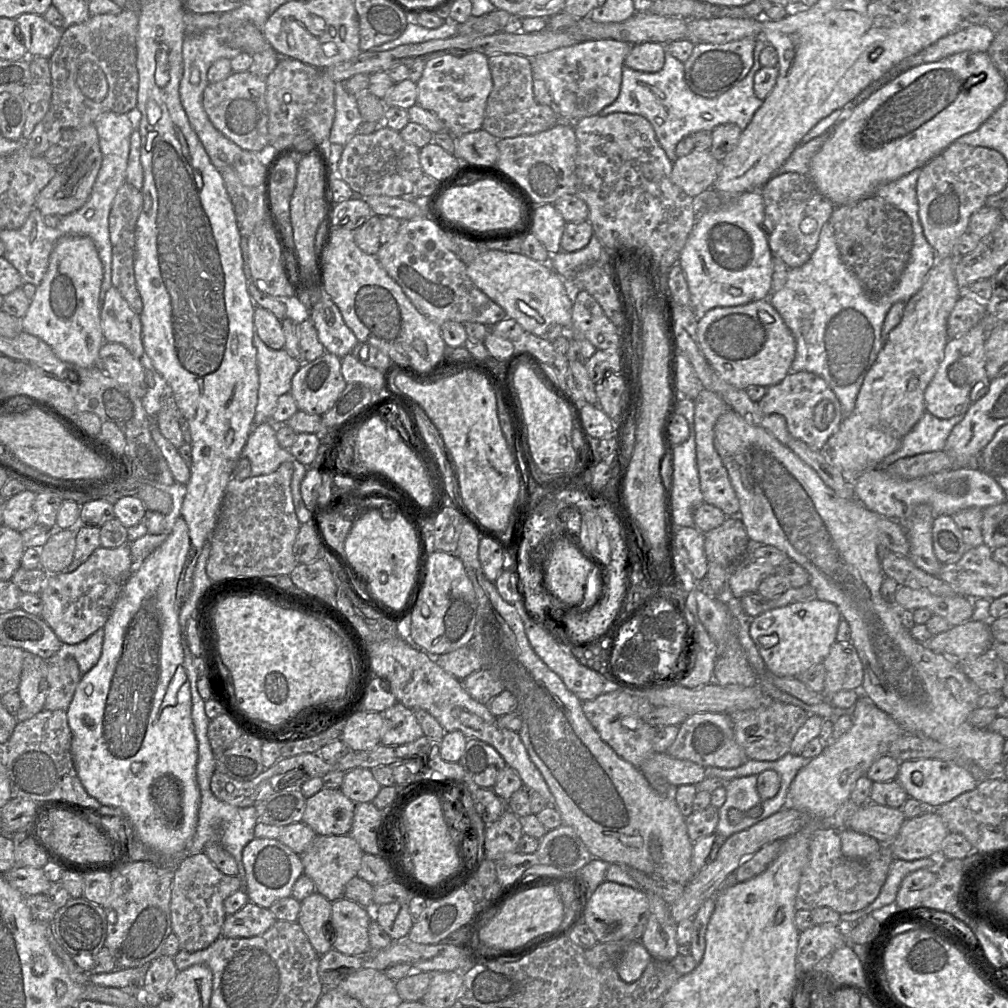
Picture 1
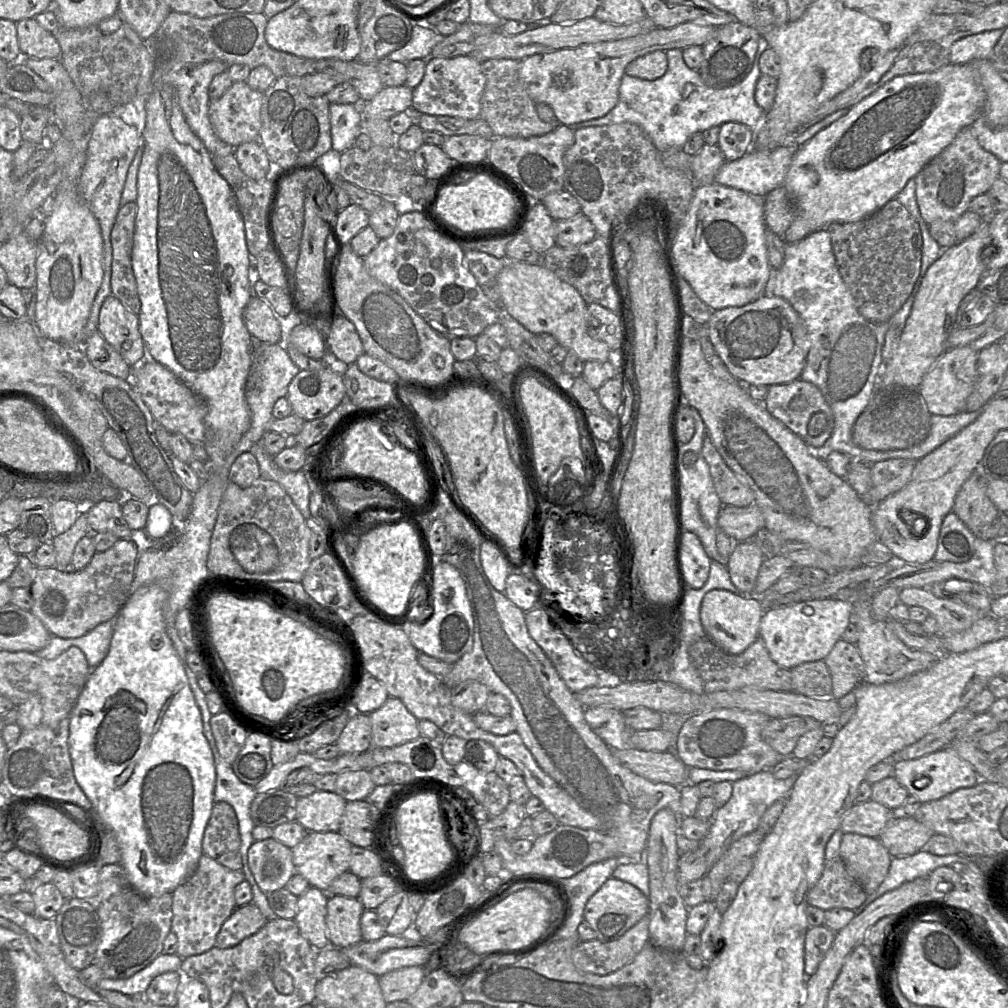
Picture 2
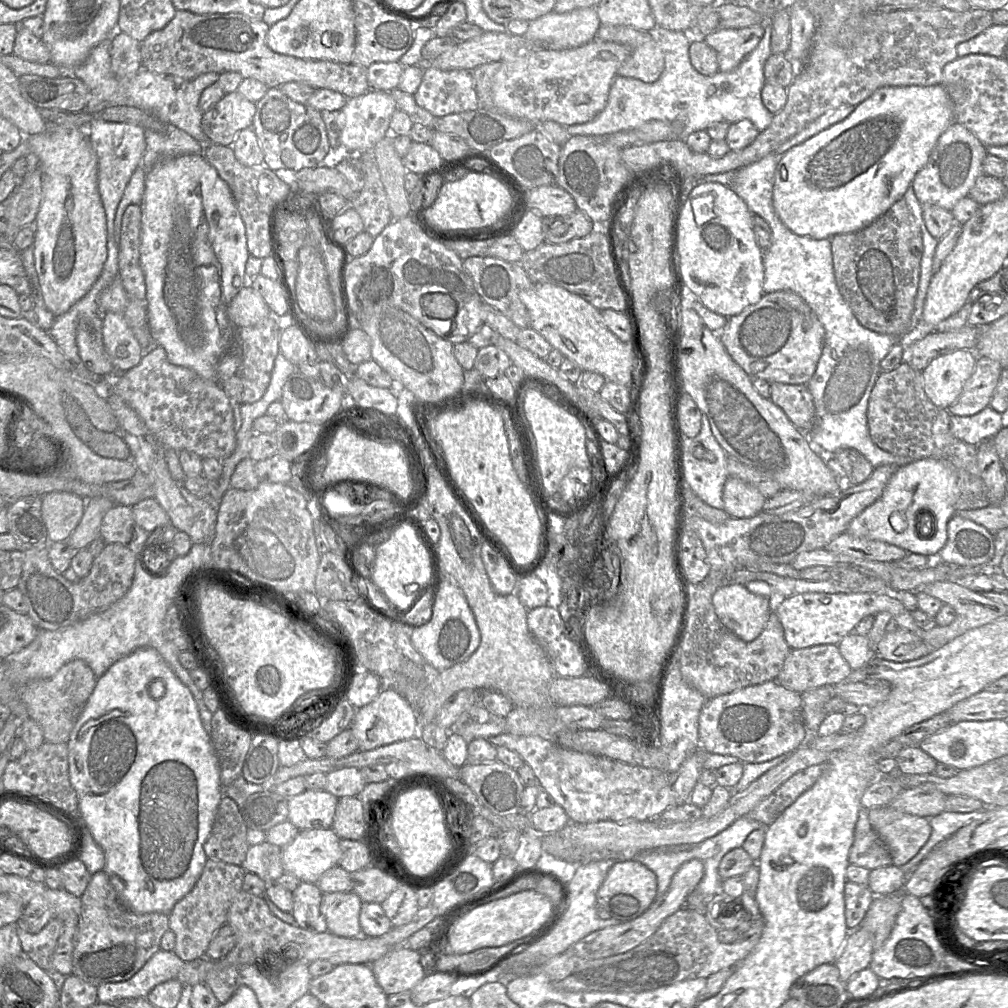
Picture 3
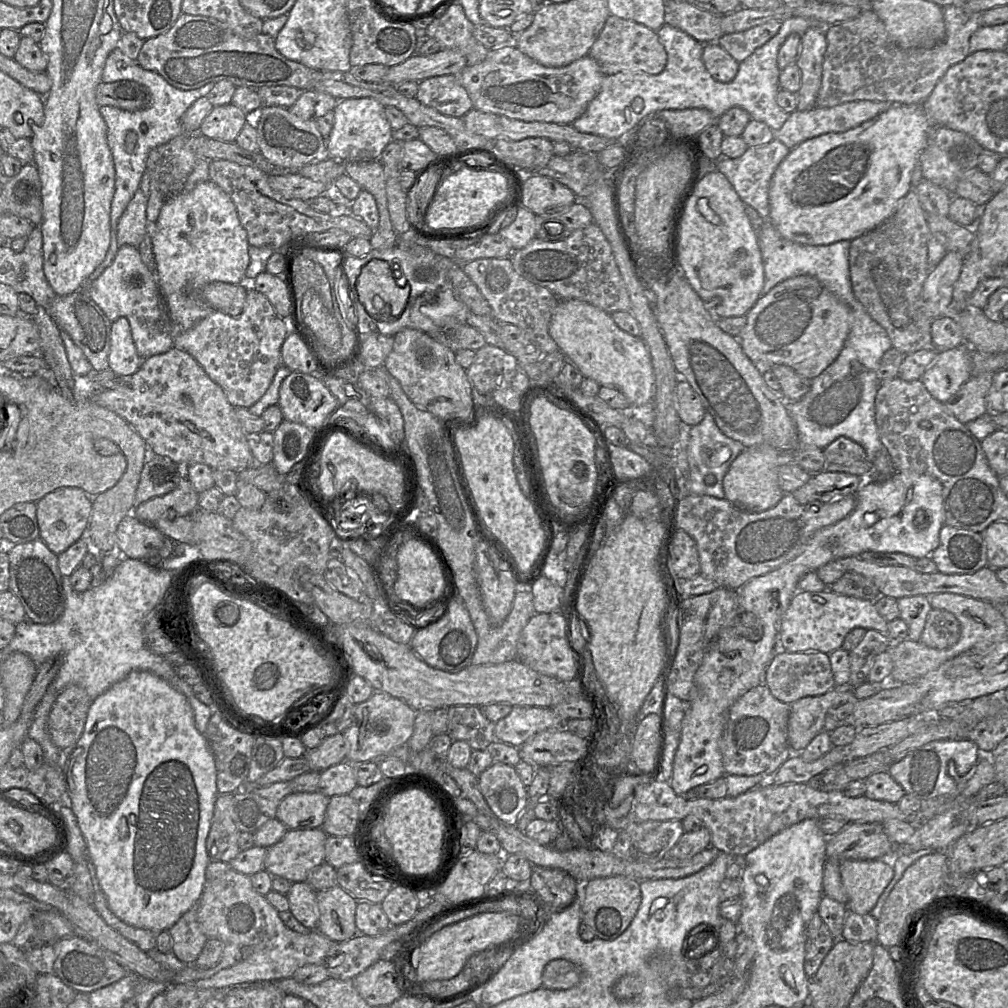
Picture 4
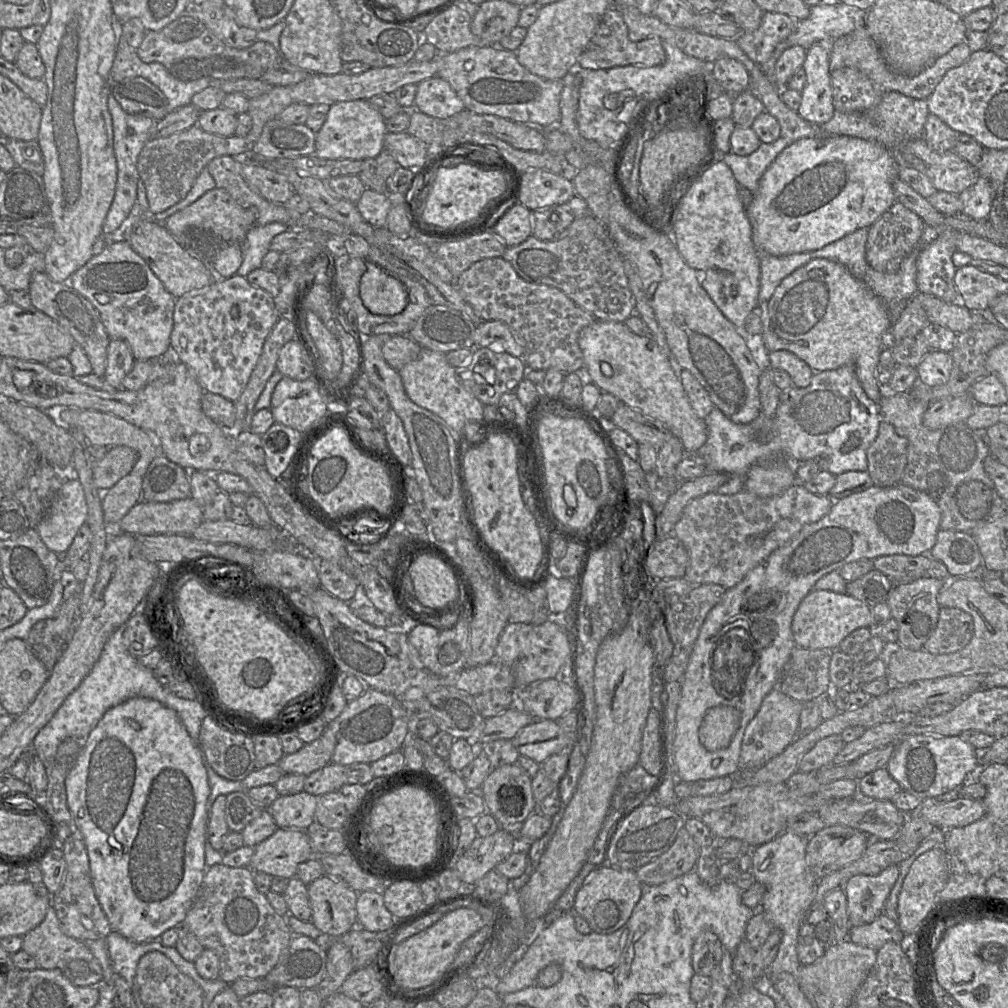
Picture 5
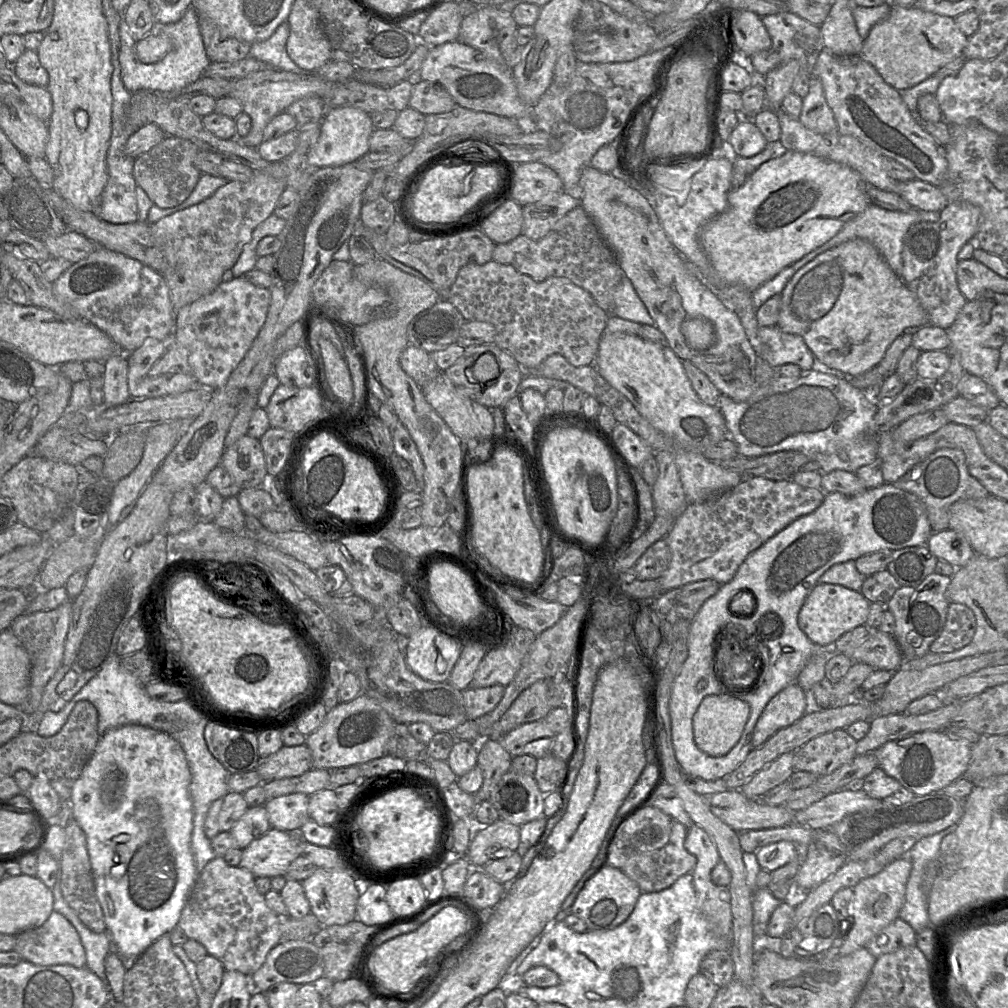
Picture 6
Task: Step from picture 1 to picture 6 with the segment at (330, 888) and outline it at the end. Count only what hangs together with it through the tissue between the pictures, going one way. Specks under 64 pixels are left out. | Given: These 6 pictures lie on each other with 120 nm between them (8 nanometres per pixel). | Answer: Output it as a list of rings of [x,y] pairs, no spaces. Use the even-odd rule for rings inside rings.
[[[271,827],[263,836],[253,840],[243,849],[239,867],[251,872],[255,878],[285,875],[289,865],[300,855],[299,839],[302,838],[296,833],[288,833]]]

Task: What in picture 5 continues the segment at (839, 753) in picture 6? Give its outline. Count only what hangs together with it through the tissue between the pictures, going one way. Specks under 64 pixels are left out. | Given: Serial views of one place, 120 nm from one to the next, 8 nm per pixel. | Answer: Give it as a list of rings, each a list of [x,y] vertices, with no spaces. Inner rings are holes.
[[[831,735],[818,741],[798,763],[800,772],[817,772],[831,765],[834,757],[845,745],[840,735]]]

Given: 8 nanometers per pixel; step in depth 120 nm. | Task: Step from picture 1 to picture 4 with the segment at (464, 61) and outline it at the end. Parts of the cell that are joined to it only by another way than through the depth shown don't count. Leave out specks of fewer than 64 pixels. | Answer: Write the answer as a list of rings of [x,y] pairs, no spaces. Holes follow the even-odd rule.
[[[457,75],[427,78],[419,83],[416,94],[419,102],[439,113],[462,118],[473,109],[473,104]]]

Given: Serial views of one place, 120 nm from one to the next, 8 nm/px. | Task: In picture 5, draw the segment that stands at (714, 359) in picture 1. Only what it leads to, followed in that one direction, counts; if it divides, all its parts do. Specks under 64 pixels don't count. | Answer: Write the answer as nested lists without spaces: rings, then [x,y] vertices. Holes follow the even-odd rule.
[[[816,258],[785,277],[777,286],[771,298],[763,304],[762,324],[763,328],[761,336],[769,352],[777,350],[790,351],[805,361],[814,373],[819,373],[825,370],[833,370],[844,365],[852,364],[855,367],[858,380],[867,396],[877,404],[884,396],[886,389],[876,380],[876,367],[878,365],[881,352],[888,344],[888,333],[892,327],[892,322],[879,296],[877,296],[862,281],[855,278],[842,264],[824,258]]]

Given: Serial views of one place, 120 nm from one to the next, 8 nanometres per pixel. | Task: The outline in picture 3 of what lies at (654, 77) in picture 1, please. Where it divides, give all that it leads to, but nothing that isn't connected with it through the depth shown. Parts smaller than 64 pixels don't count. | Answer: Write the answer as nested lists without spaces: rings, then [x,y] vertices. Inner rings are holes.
[[[770,20],[764,22],[764,35],[756,48],[740,63],[740,65],[730,72],[718,71],[714,75],[703,75],[699,73],[691,64],[689,58],[689,47],[693,40],[689,32],[673,31],[661,27],[655,27],[651,30],[654,40],[663,51],[665,59],[665,68],[661,76],[652,83],[646,83],[635,78],[629,78],[617,75],[610,87],[608,100],[605,108],[592,120],[567,126],[567,132],[572,135],[606,135],[623,130],[629,130],[641,126],[651,120],[660,121],[680,121],[684,123],[684,131],[680,134],[680,140],[685,141],[687,137],[696,131],[706,130],[715,122],[735,123],[740,120],[750,120],[759,130],[765,130],[773,119],[764,106],[761,99],[761,91],[766,83],[764,76],[764,64],[771,52],[771,23]]]

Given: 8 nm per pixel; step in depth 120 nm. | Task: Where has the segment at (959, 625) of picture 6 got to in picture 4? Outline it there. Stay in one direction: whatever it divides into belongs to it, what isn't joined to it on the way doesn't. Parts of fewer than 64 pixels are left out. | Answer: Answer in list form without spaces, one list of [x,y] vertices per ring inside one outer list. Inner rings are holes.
[[[932,609],[919,641],[931,648],[946,649],[955,645],[960,635],[961,626],[954,614],[942,609]]]

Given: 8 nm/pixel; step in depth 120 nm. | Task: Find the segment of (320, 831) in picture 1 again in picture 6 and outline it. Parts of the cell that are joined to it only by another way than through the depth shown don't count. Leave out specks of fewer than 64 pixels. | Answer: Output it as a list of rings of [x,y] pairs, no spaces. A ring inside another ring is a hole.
[[[294,792],[267,800],[263,805],[272,828],[298,833],[308,818],[309,796]]]

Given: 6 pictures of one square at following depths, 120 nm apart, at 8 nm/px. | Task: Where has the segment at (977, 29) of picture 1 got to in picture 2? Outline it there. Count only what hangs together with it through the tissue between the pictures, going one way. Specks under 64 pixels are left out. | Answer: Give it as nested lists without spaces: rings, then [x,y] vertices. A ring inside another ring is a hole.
[[[1004,29],[984,31],[955,41],[950,49],[952,64],[966,64],[977,60],[990,59]]]

